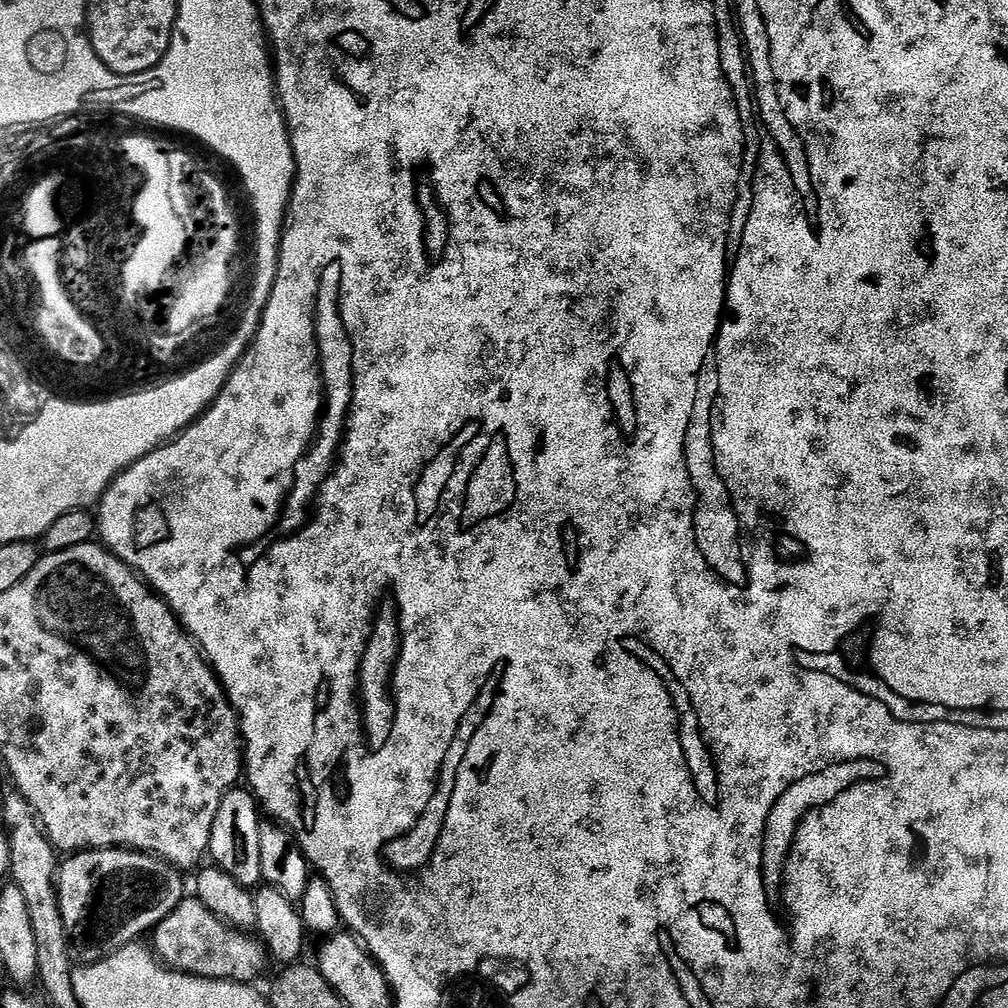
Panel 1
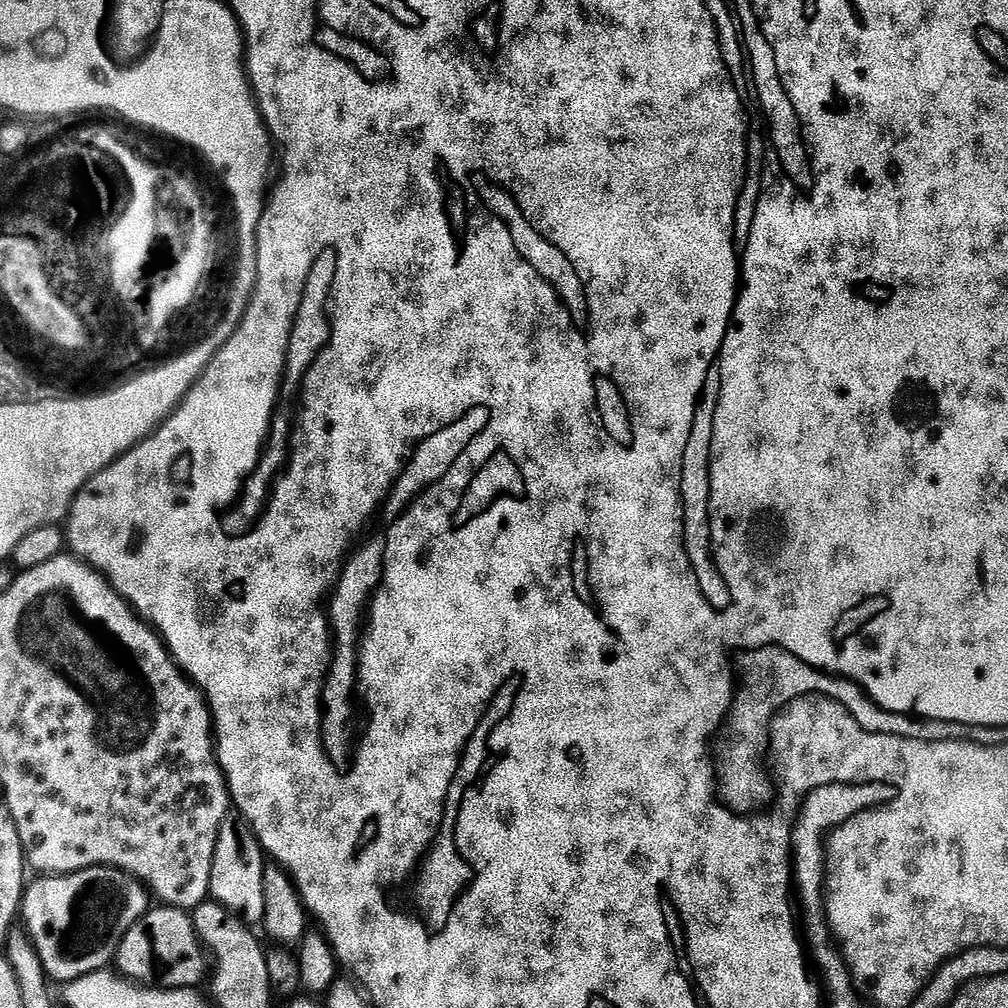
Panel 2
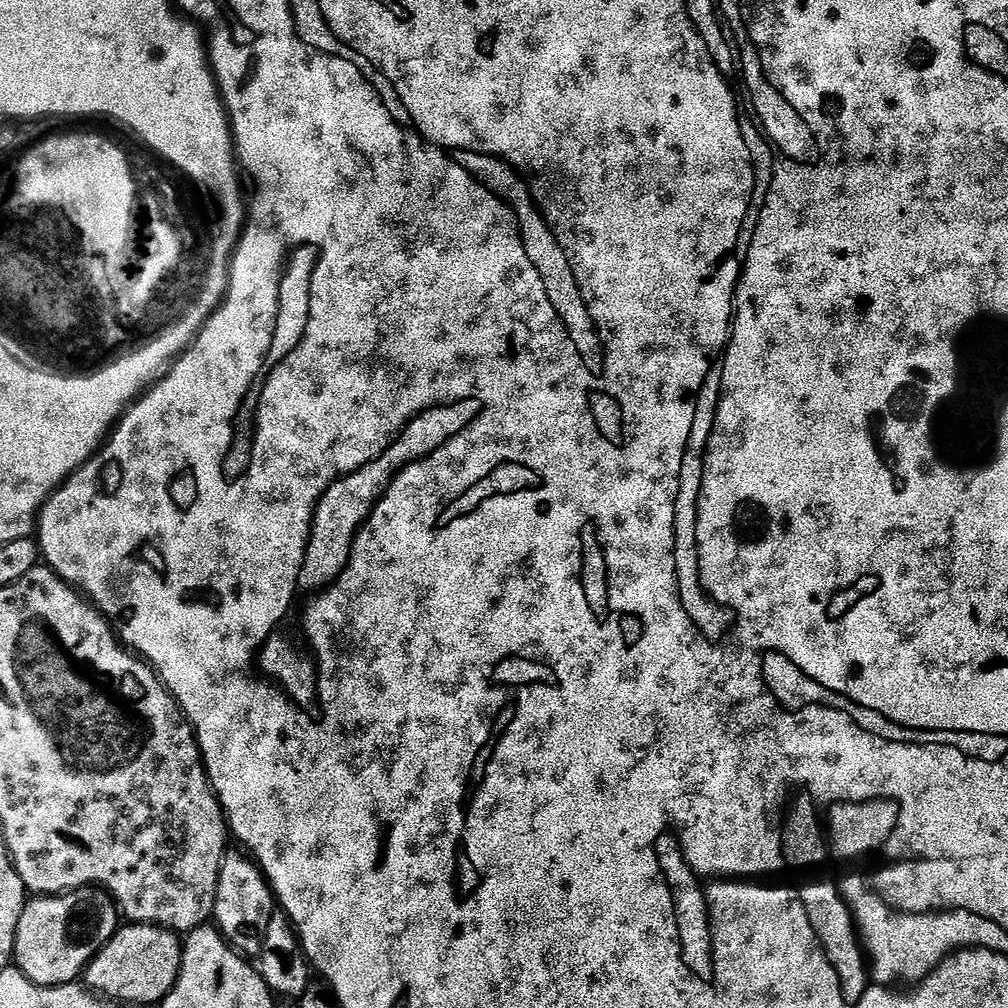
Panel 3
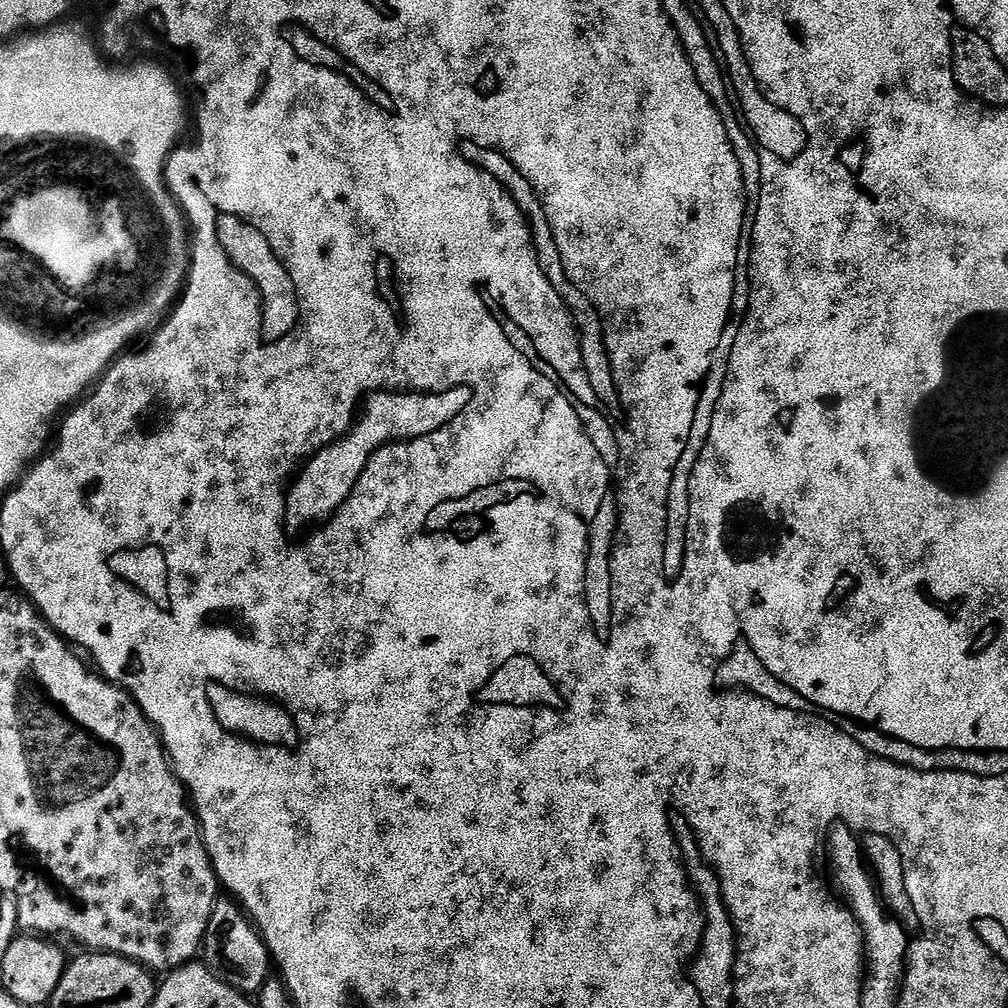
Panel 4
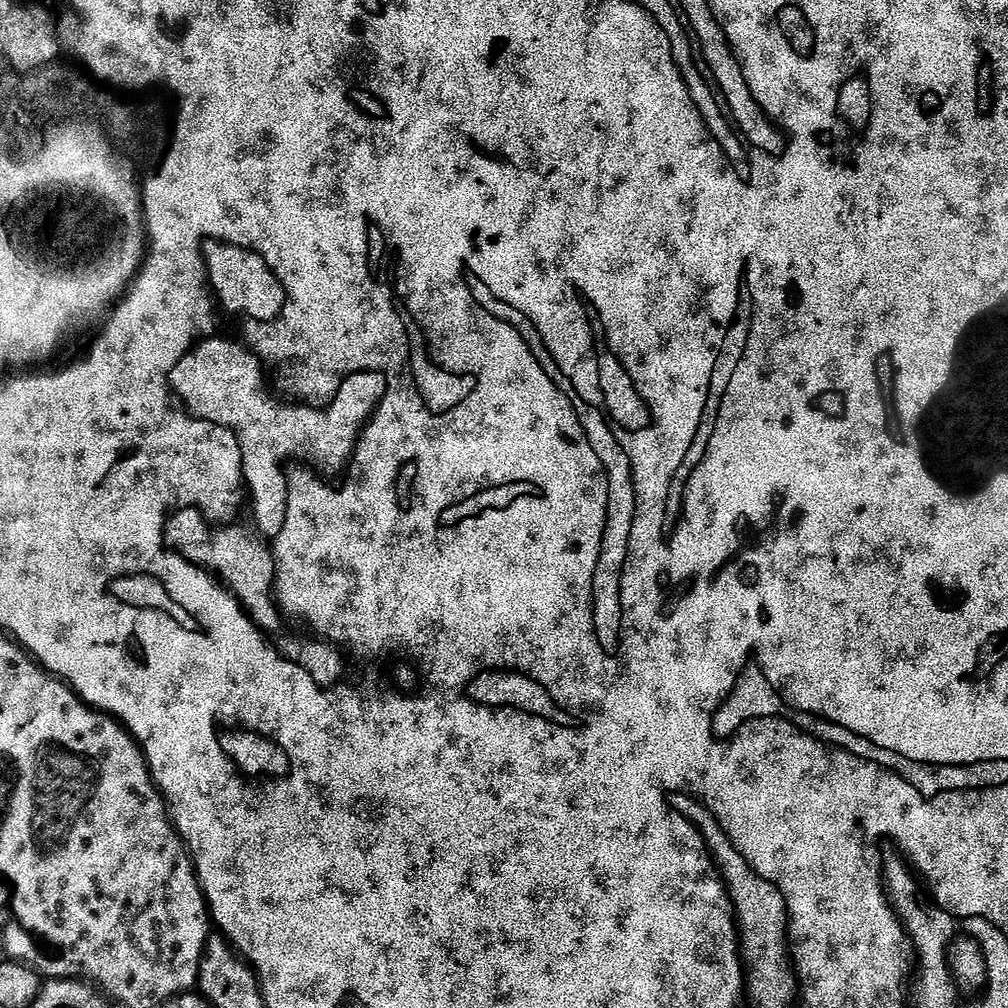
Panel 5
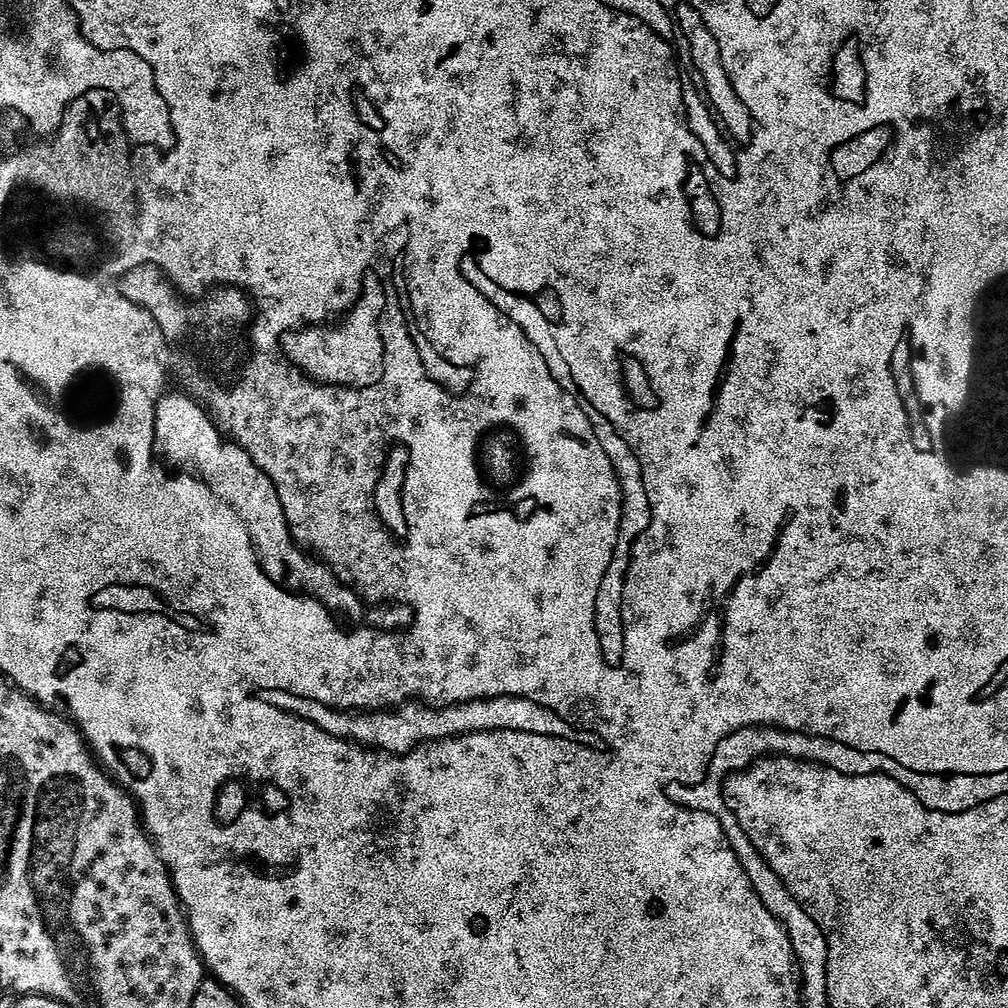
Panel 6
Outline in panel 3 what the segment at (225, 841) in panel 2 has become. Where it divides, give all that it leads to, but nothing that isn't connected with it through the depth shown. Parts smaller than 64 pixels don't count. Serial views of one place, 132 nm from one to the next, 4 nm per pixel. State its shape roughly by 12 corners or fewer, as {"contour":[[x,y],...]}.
{"contour":[[229,851],[212,911],[241,953],[259,949],[274,897],[247,855]]}

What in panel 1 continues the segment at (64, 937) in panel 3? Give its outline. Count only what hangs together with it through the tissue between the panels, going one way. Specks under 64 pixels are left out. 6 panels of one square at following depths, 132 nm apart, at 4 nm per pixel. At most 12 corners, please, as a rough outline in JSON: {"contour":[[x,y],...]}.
{"contour":[[130,848],[58,868],[68,954],[96,964],[185,899],[179,871]]}

